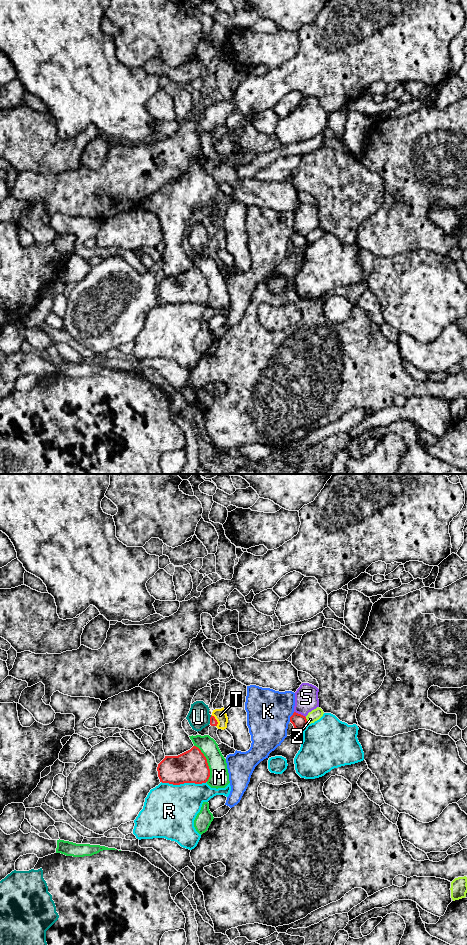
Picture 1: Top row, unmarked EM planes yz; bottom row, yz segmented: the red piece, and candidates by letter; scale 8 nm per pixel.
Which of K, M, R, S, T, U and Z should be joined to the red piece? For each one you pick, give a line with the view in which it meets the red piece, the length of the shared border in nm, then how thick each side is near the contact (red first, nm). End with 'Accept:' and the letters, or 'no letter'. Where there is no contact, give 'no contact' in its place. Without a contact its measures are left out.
T: yz | 100 nm | 60/100 nm
Accept: T

